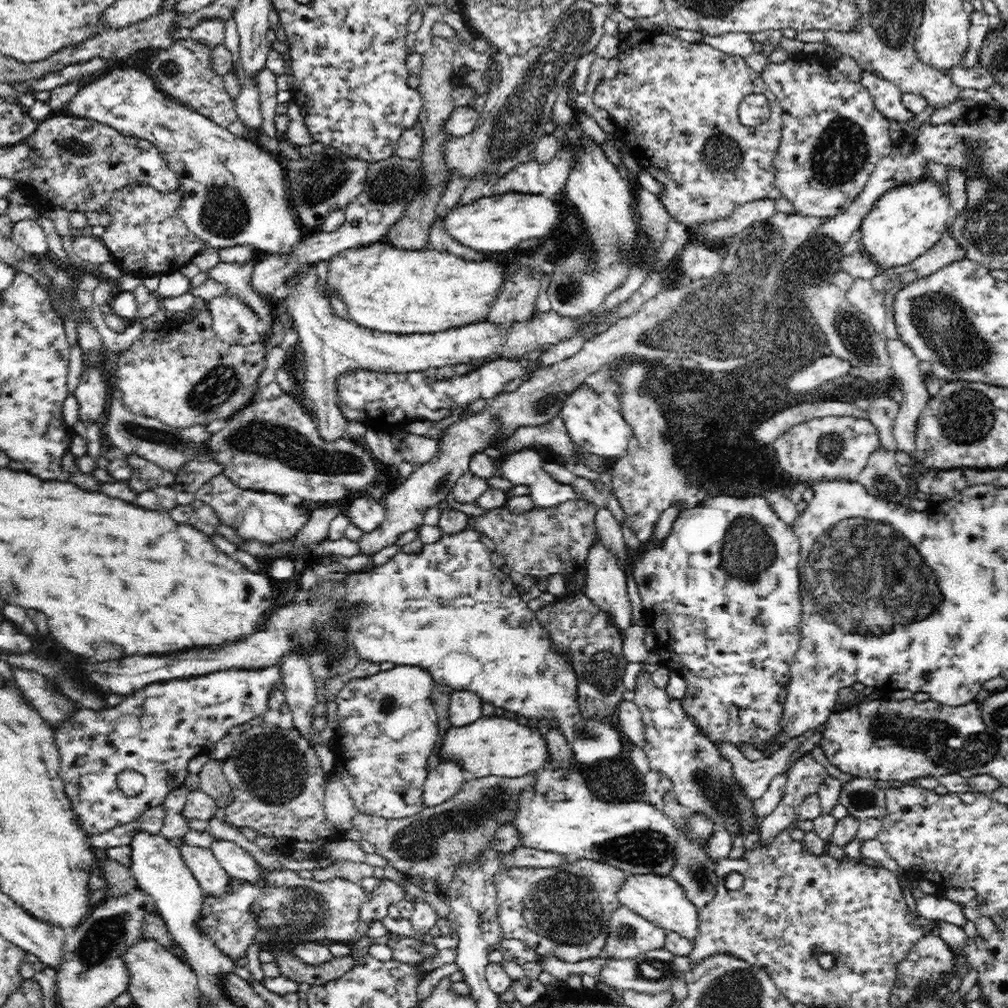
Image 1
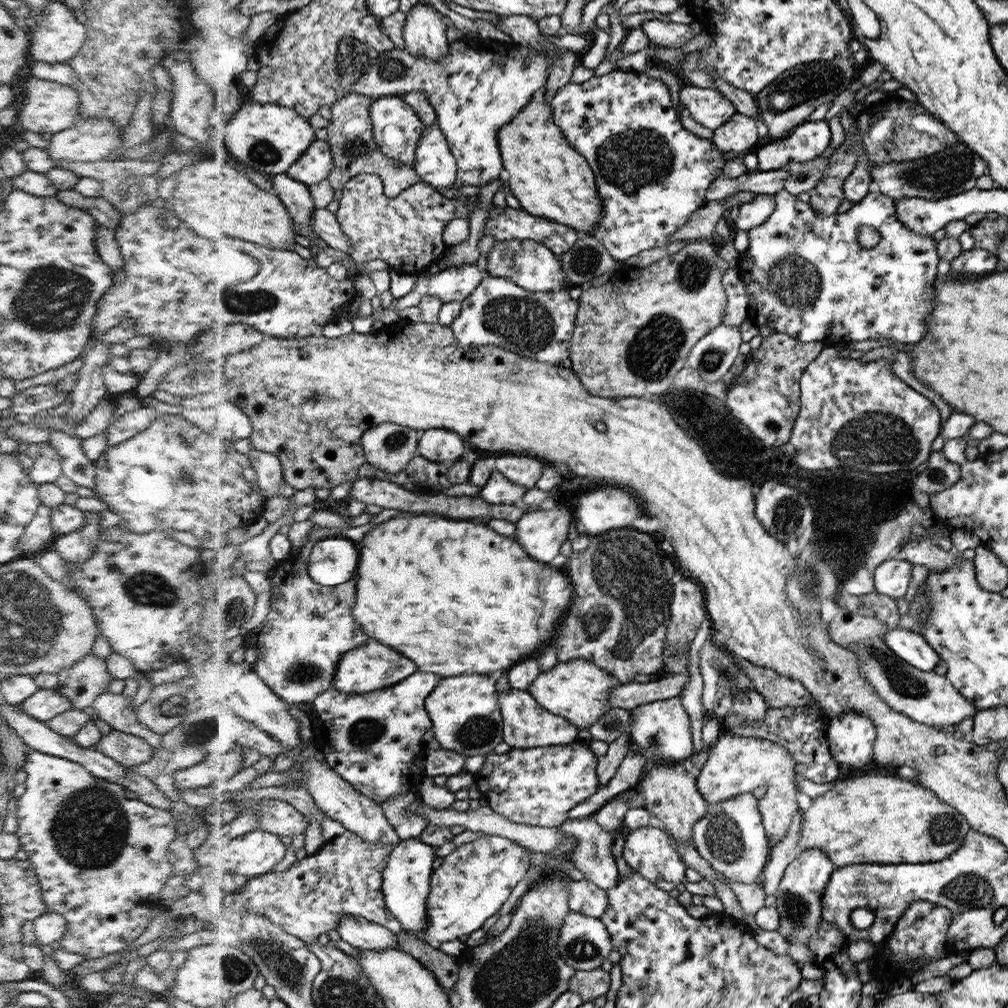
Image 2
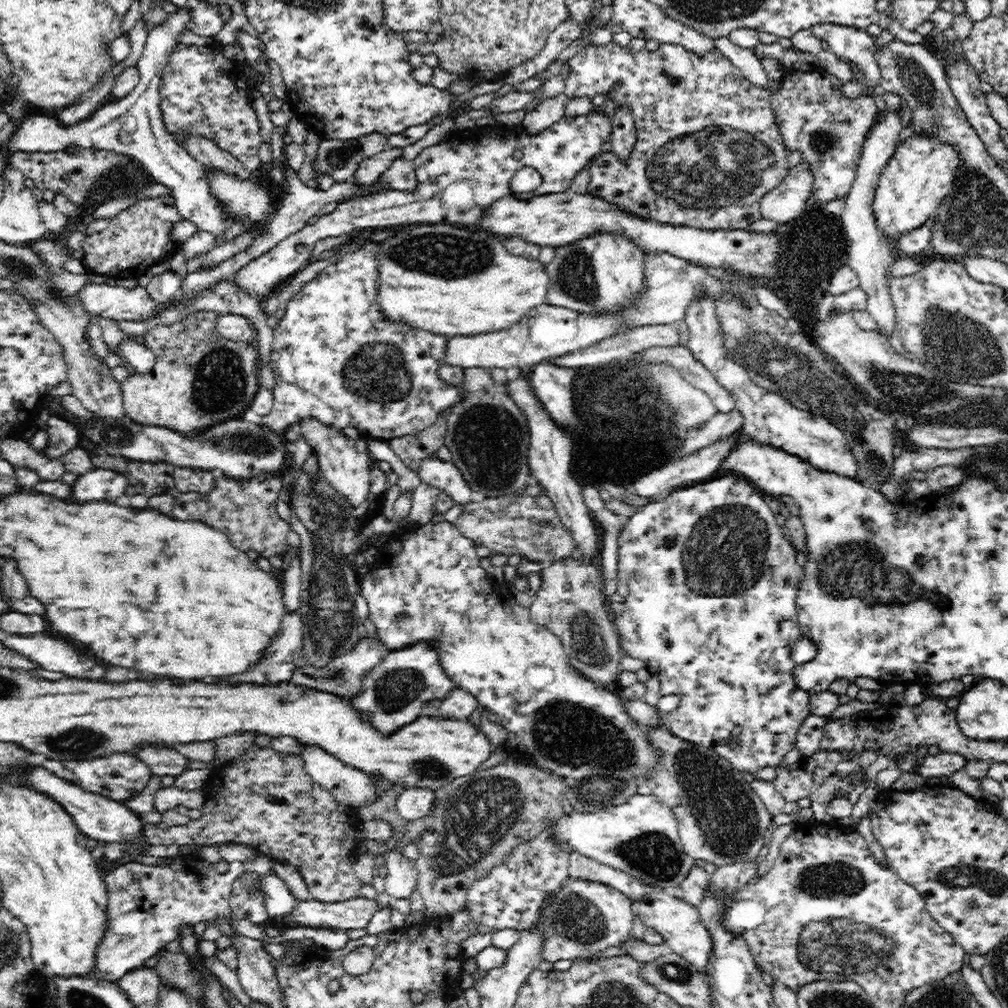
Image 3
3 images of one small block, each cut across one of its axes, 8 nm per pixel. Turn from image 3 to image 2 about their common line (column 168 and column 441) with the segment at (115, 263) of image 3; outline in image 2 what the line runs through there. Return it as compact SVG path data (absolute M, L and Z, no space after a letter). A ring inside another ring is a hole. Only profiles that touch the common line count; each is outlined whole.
M361 174L354 177L343 189L343 198L337 216L344 230L355 242L350 254L356 262L369 260L385 260L391 270L421 276L432 264L442 260L450 245L445 241L444 235L448 224L456 218L468 220L480 208L480 196L470 196L468 201L446 198L438 192L437 188L426 181L411 186L397 198L387 195L385 180L379 174ZM474 203L474 209L468 211L467 207Z

